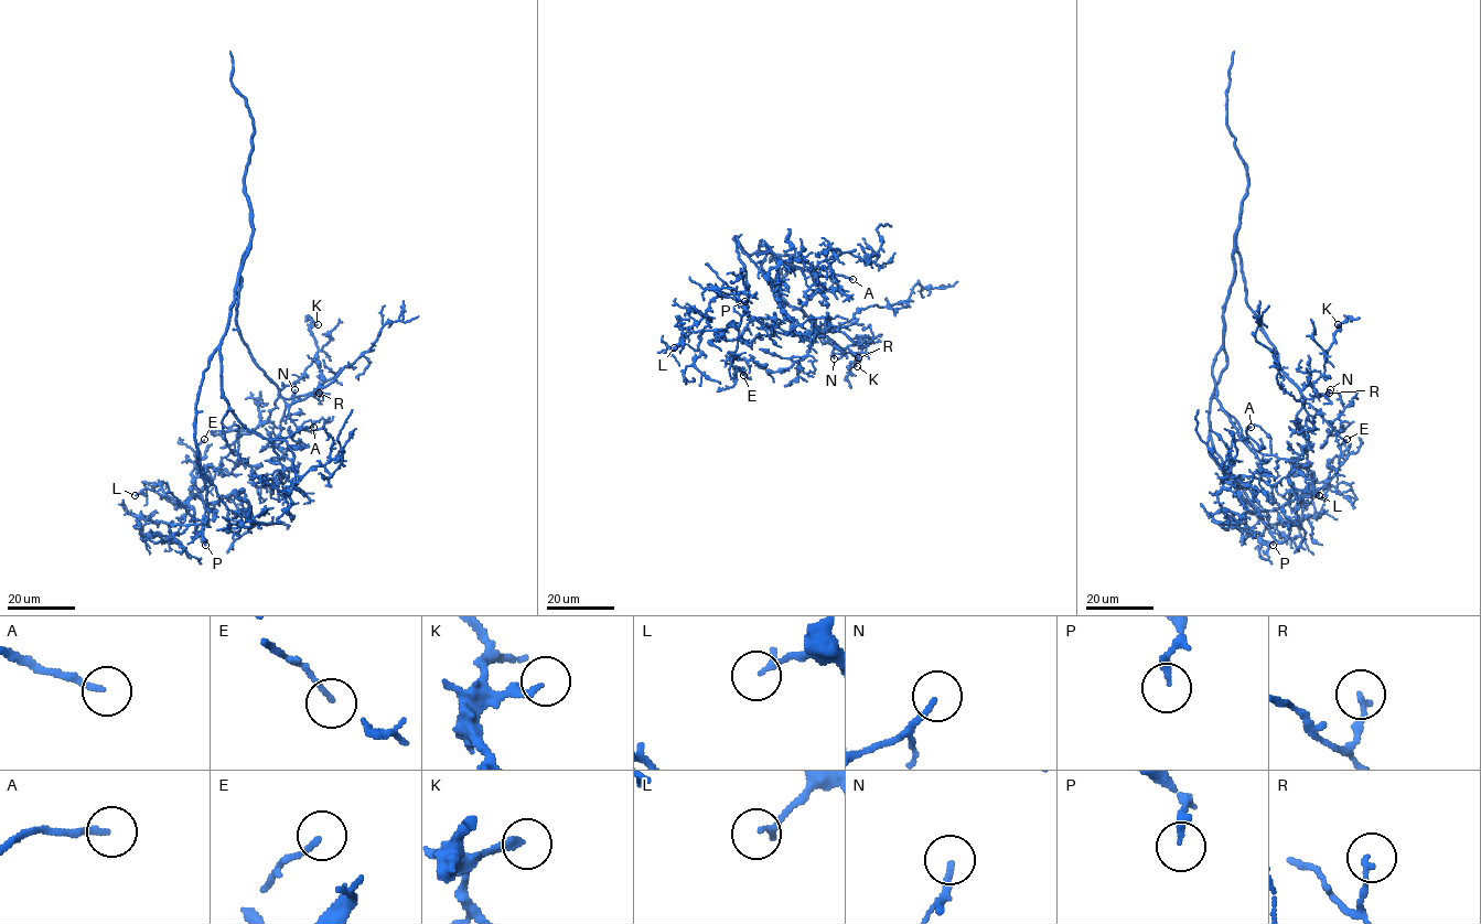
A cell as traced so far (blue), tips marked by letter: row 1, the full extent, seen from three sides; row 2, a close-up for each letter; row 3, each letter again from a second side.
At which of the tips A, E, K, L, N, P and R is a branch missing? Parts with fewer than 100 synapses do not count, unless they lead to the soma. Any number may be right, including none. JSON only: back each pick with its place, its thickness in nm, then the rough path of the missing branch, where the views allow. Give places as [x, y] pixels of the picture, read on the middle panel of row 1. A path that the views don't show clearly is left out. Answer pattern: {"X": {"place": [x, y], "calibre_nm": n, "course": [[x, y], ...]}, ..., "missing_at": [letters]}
{"A": {"place": [852, 279], "calibre_nm": 180, "course": [[852, 279], [888, 274], [898, 277], [909, 291], [915, 291], [902, 277]]}, "K": {"place": [857, 366], "calibre_nm": 190, "course": [[857, 366], [865, 365], [872, 375], [866, 377], [862, 385]]}, "N": {"place": [834, 358], "calibre_nm": 160, "course": [[834, 358], [827, 372], [813, 379], [822, 382], [825, 388], [823, 391]]}, "missing_at": ["A", "K", "N"]}

